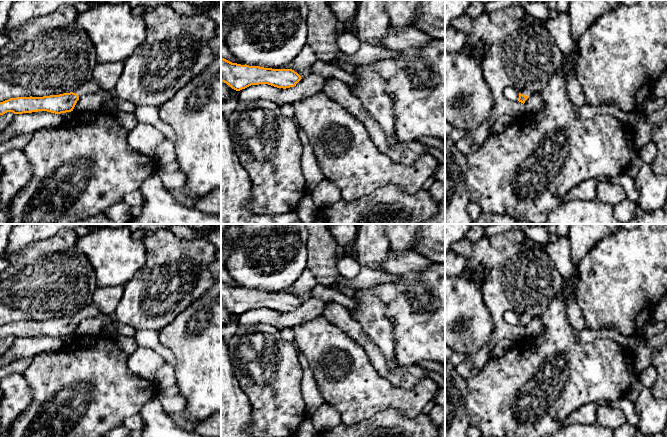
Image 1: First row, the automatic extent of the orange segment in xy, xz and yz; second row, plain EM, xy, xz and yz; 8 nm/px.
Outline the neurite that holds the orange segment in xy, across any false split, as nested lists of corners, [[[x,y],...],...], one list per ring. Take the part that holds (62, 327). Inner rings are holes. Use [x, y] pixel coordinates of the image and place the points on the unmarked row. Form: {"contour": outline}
{"contour": [[[89,305],[80,311],[75,317],[63,317],[43,321],[16,321],[0,326],[0,339],[7,336],[14,338],[47,335],[61,338],[73,335],[77,325],[83,319],[100,315],[100,311],[93,305]]]}

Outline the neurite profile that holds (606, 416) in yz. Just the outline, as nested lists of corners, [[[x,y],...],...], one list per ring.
[[[599,404],[596,413],[596,423],[614,430],[626,422],[626,416],[621,410],[613,408],[609,404]]]

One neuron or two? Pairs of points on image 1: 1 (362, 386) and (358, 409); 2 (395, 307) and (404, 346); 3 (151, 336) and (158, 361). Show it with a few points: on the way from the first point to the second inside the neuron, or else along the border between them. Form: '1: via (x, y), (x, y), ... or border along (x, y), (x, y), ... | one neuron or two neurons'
1: via (358, 392), (358, 403) | one neuron
2: via (404, 317), (404, 336) | one neuron
3: border along (139, 346), (152, 348), (166, 361) | two neurons

